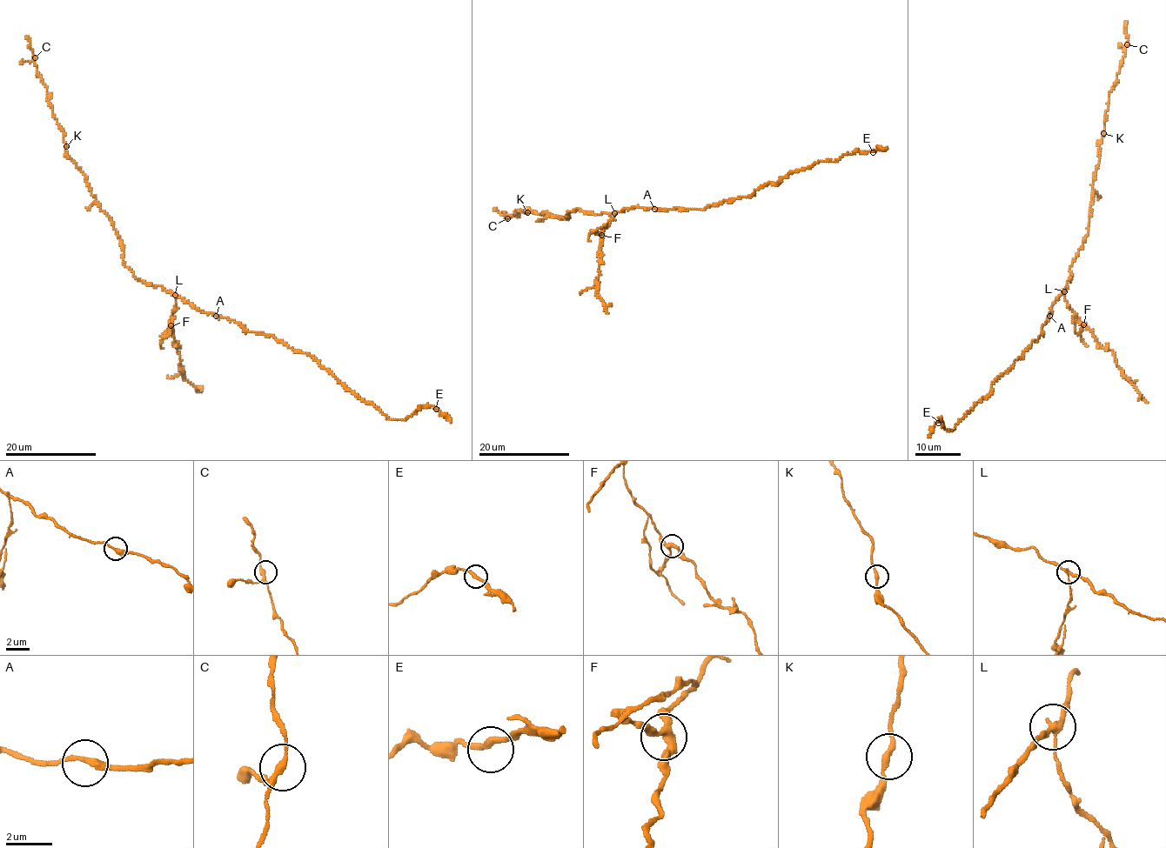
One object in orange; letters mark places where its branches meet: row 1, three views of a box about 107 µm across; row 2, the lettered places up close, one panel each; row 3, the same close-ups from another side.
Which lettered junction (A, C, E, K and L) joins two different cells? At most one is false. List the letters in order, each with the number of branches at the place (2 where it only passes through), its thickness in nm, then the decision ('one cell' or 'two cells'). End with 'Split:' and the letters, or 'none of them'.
A: branches 2; calibre 280 nm; one cell
C: branches 3; calibre 220 nm; one cell
E: branches 2; calibre 260 nm; one cell
K: branches 2; calibre 220 nm; one cell
L: branches 3; calibre 200 nm; two cells
Split: L

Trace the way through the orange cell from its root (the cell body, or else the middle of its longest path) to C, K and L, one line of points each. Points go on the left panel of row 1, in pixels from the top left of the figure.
C: (186, 302), (161, 285), (141, 281), (123, 263), (112, 220), (66, 150), (35, 57)
K: (186, 302), (161, 285), (141, 281), (125, 266), (112, 220), (101, 209), (66, 146)
L: (186, 302), (175, 295)

